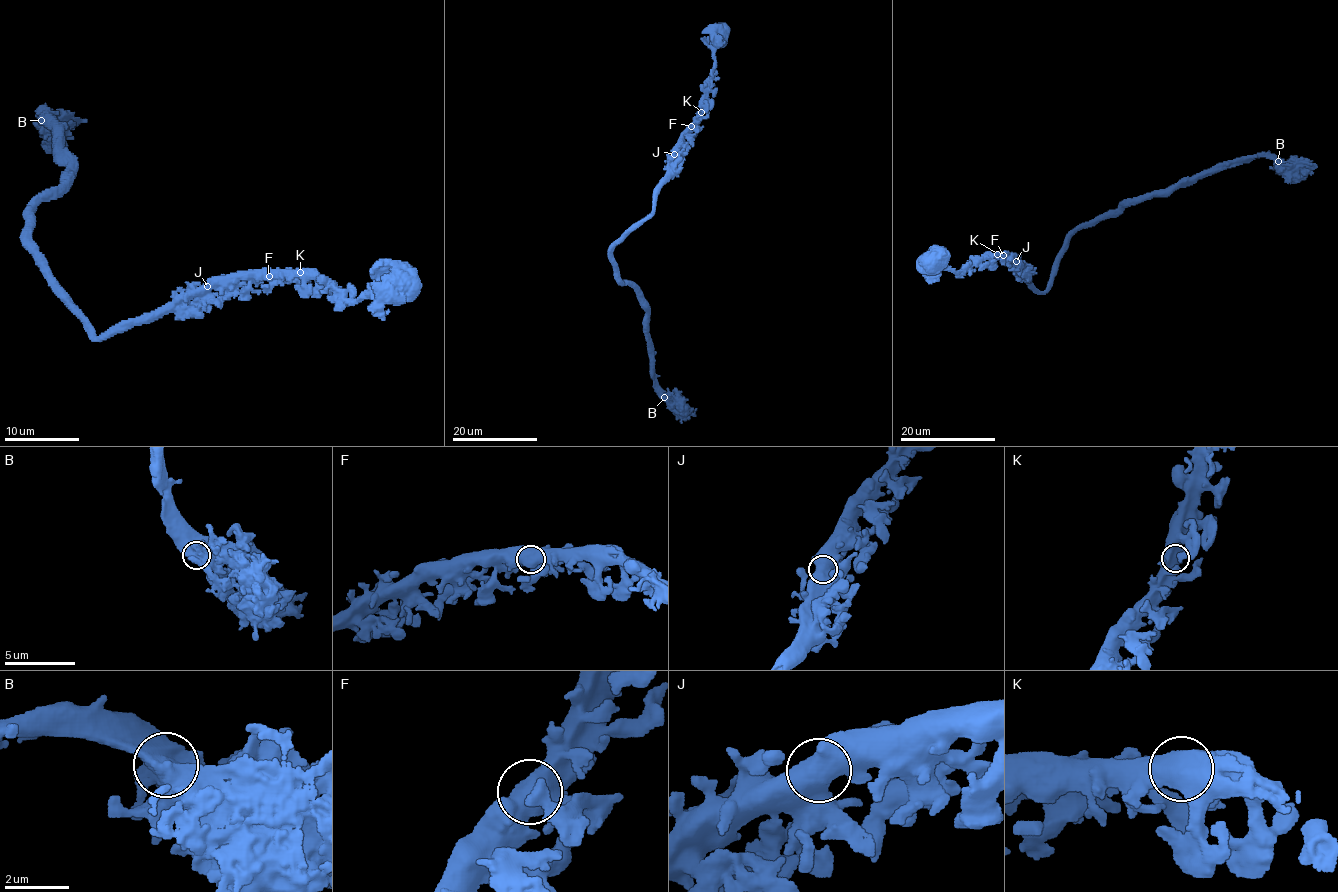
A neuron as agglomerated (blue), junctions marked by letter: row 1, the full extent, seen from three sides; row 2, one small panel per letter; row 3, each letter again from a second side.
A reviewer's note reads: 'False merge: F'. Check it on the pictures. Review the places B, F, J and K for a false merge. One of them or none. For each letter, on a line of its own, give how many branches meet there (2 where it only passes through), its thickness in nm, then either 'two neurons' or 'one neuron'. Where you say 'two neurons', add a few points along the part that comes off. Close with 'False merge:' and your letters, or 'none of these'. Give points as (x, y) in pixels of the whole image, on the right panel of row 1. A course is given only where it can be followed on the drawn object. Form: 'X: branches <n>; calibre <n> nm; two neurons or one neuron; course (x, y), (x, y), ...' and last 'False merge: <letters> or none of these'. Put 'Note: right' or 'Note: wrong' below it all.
B: branches 2; calibre 800 nm; one neuron
F: branches 2; calibre 750 nm; one neuron
J: branches 2; calibre 750 nm; one neuron
K: branches 2; calibre 750 nm; one neuron
False merge: none of these
Note: wrong

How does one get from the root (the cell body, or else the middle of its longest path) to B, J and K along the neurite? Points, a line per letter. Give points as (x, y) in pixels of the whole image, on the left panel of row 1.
B: (401, 286), (352, 301), (308, 276), (229, 275), (96, 337), (25, 237), (71, 156), (41, 120)
J: (401, 286), (388, 293), (364, 294), (352, 301), (338, 298), (321, 281), (308, 276), (243, 275), (207, 286)
K: (401, 286), (388, 293), (364, 294), (349, 301), (338, 298), (321, 281), (300, 272)

